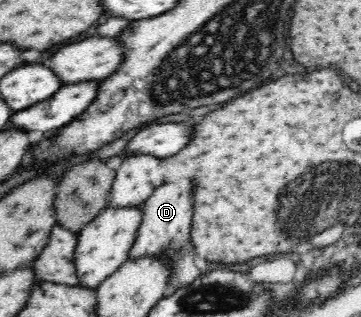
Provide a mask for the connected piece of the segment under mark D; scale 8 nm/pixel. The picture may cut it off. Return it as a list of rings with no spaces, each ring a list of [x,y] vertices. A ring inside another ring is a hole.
[[[181,179],[175,183],[159,185],[153,195],[142,203],[142,222],[139,224],[135,241],[128,253],[128,259],[137,257],[151,257],[164,253],[170,261],[172,270],[168,279],[169,292],[175,291],[185,285],[191,285],[201,273],[193,261],[193,245],[189,237],[191,229],[191,215],[193,215],[193,199],[191,199],[193,185],[189,179]]]

